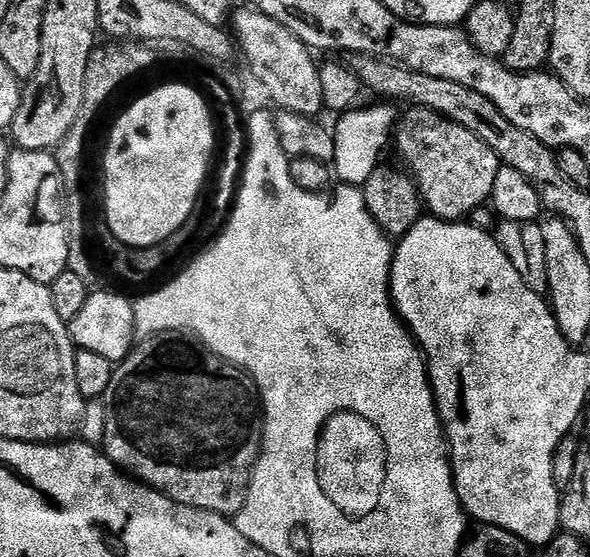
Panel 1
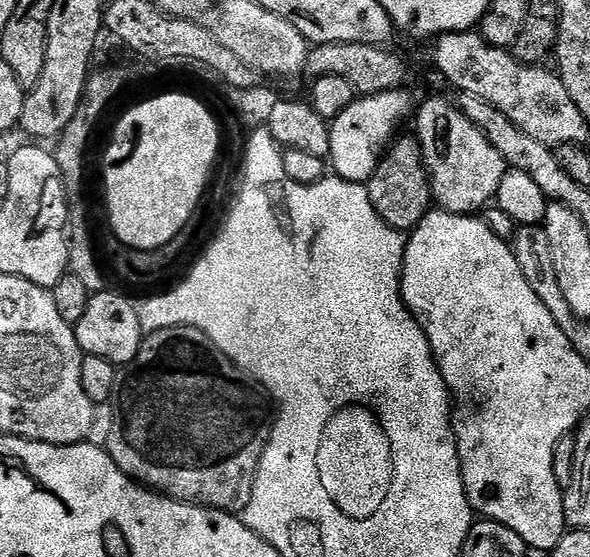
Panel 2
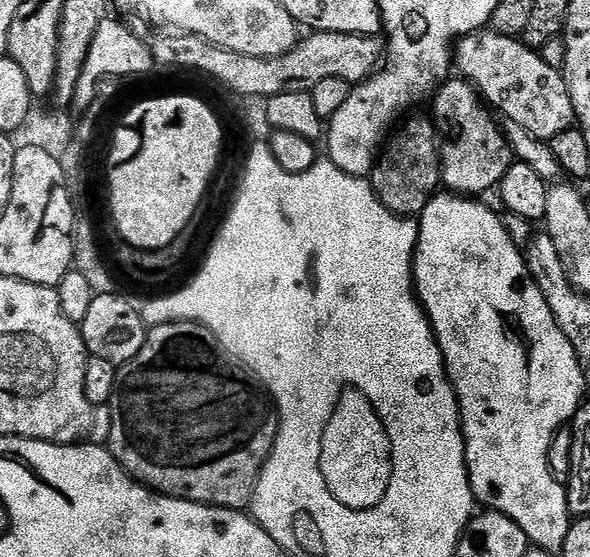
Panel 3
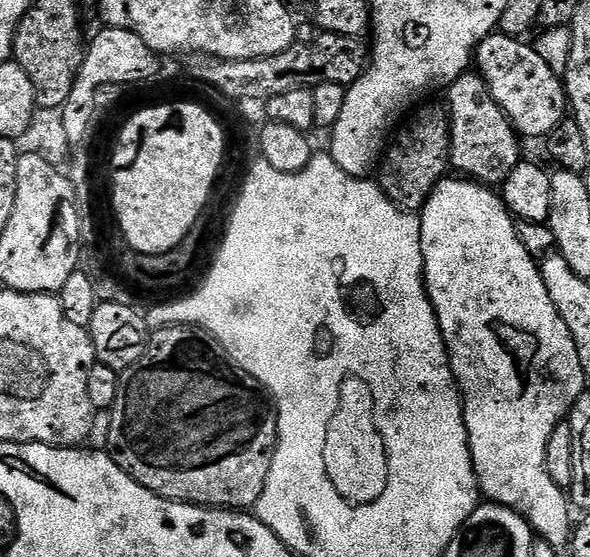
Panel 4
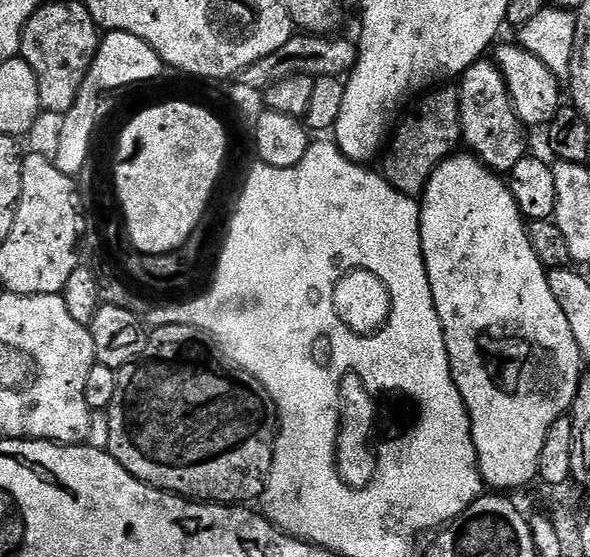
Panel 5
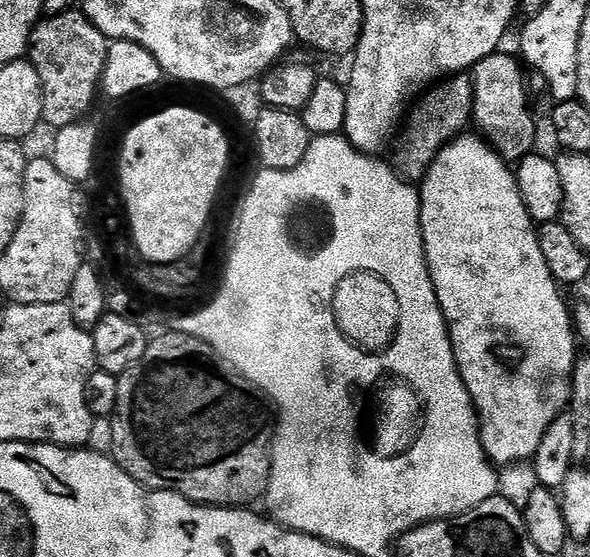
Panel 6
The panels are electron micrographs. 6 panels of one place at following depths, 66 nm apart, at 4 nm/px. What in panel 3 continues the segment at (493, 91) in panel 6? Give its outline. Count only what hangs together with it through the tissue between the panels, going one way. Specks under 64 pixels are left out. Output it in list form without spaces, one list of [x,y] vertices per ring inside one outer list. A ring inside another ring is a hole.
[[[449,78],[436,91],[430,107],[430,116],[435,121],[438,137],[443,187],[449,193],[465,198],[480,198],[483,197],[483,192],[488,192],[491,188],[493,191],[502,182],[506,170],[510,170],[514,153],[508,145],[503,127],[490,111],[489,105],[467,80]]]

